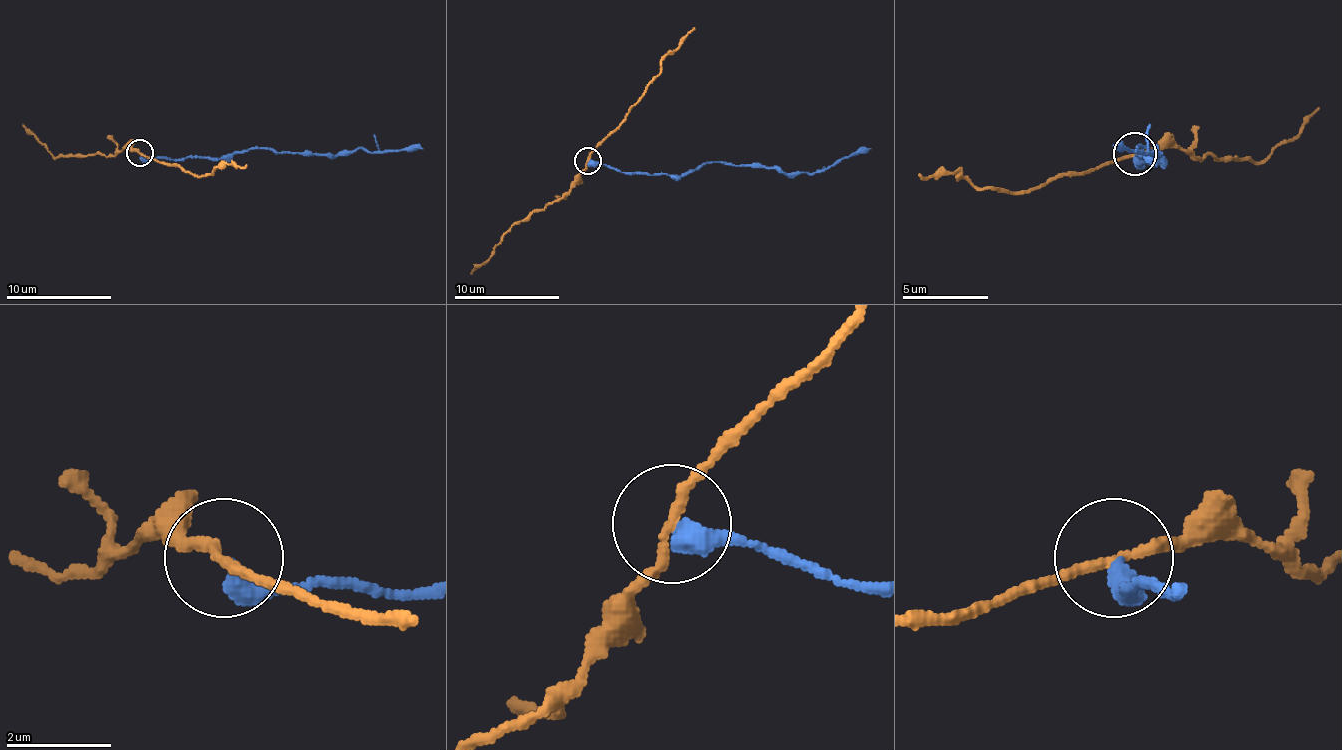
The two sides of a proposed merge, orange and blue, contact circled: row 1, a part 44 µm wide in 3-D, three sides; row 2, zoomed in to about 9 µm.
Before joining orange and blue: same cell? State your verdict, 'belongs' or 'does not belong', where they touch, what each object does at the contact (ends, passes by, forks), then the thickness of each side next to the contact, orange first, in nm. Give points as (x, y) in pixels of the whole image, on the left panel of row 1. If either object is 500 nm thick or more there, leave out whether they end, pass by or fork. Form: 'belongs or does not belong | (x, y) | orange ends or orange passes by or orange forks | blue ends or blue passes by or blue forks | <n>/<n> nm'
does not belong | (140, 152) | orange passes by | blue ends | 170/400 nm

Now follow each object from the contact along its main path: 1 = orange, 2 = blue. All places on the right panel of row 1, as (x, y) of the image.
1: (1136, 155), (1183, 146), (1196, 159), (1260, 163), (1320, 108)
2: (1136, 155), (1140, 163), (1157, 163), (1157, 155), (1136, 146), (1153, 159), (1153, 146), (1148, 155), (1114, 146)

